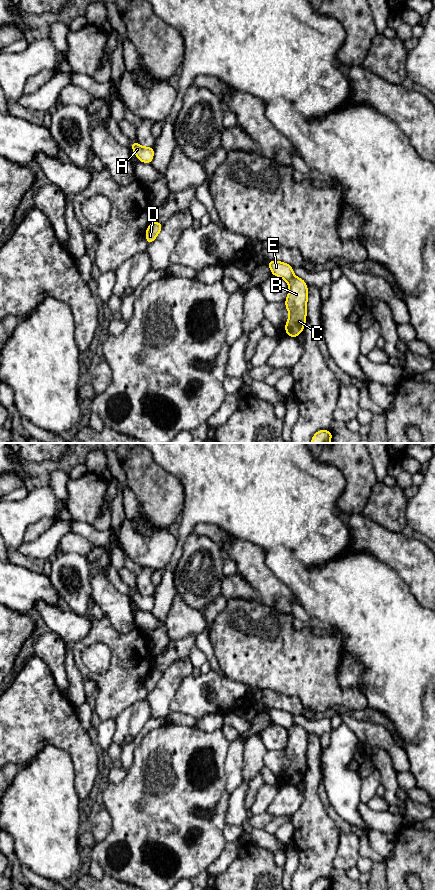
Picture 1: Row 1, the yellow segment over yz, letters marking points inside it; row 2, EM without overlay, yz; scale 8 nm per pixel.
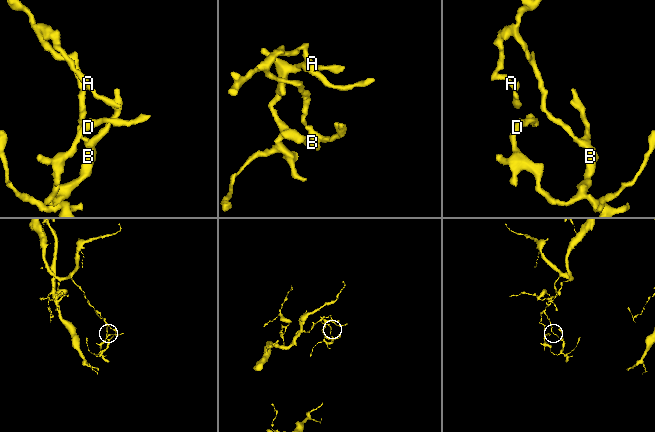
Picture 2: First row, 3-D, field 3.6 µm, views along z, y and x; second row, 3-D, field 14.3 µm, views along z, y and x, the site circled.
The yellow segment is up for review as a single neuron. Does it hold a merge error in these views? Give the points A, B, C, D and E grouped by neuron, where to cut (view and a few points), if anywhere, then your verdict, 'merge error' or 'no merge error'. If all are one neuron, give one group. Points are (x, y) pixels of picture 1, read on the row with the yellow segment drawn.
A E / B C D | yz (294, 276), (287, 281) | merge error

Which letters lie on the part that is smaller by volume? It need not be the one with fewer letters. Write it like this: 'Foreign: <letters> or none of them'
Foreign: B, C, D

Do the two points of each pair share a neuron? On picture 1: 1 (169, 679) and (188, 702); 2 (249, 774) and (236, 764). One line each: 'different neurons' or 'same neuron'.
1: different neurons
2: different neurons

